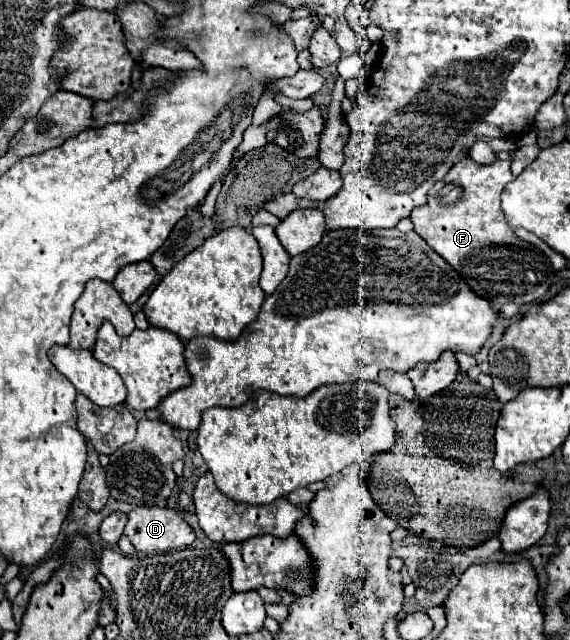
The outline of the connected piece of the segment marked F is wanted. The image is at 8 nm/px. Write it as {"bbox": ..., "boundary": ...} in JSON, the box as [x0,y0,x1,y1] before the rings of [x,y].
{"bbox":[410,158,554,304],"boundary":[[[464,158],[460,160],[454,168],[450,168],[450,172],[438,180],[432,190],[428,192],[428,202],[422,208],[414,208],[410,218],[414,222],[414,230],[446,260],[454,266],[454,270],[470,284],[470,288],[488,298],[488,300],[496,300],[496,298],[508,298],[510,302],[516,304],[526,304],[526,302],[534,302],[540,300],[550,284],[552,284],[552,276],[554,276],[554,268],[550,264],[550,260],[532,244],[520,240],[514,230],[506,224],[502,206],[500,206],[500,194],[504,190],[504,186],[512,180],[512,172],[510,172],[510,162],[508,160],[496,160],[492,164],[476,164],[472,158]]]}

